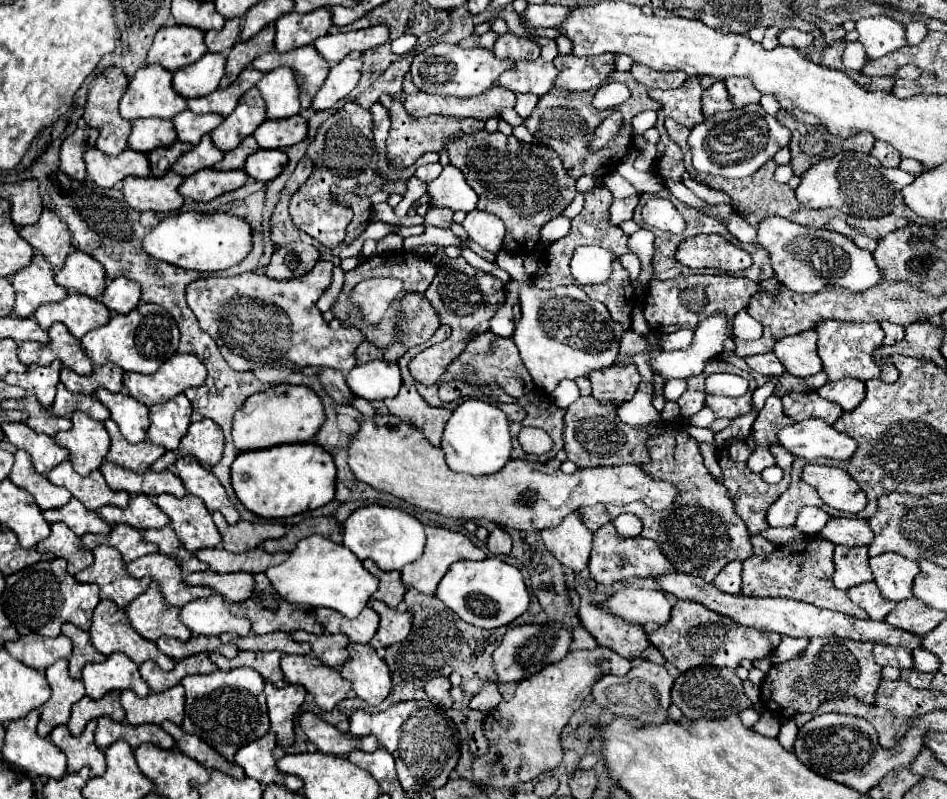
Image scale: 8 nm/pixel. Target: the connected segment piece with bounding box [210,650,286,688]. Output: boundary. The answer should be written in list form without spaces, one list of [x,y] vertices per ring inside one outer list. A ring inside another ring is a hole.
[[[240,652],[236,658],[226,658],[226,656],[220,656],[220,654],[210,654],[210,658],[214,660],[214,664],[220,668],[220,670],[234,670],[234,668],[242,668],[242,666],[248,666],[248,668],[254,668],[256,672],[260,672],[264,676],[266,682],[272,682],[276,684],[276,688],[282,688],[286,682],[284,682],[284,676],[282,676],[282,670],[280,670],[280,652]]]

